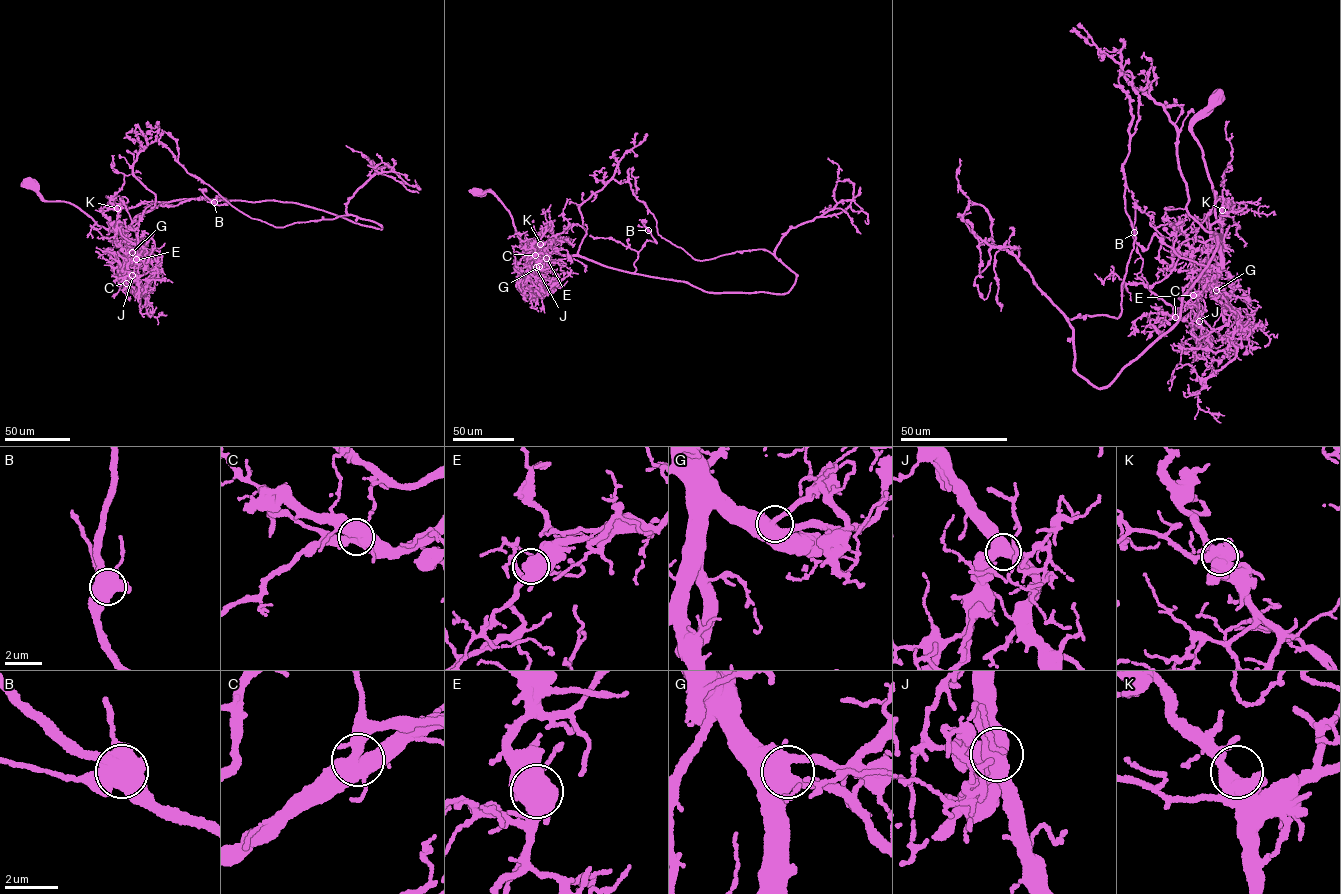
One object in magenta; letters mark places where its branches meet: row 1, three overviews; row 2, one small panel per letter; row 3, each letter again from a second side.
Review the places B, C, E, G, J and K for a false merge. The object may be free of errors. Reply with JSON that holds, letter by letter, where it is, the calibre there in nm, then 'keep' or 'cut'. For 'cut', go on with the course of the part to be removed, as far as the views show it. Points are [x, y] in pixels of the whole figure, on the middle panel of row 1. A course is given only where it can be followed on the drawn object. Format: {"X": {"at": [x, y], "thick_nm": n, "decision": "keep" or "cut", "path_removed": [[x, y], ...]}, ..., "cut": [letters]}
{"B": {"at": [648, 230], "thick_nm": 750, "decision": "keep"}, "C": {"at": [535, 255], "thick_nm": 480, "decision": "keep"}, "E": {"at": [546, 258], "thick_nm": 550, "decision": "keep"}, "G": {"at": [539, 266], "thick_nm": 600, "decision": "keep"}, "J": {"at": [536, 267], "thick_nm": 500, "decision": "keep"}, "K": {"at": [540, 244], "thick_nm": 440, "decision": "keep"}, "cut": []}

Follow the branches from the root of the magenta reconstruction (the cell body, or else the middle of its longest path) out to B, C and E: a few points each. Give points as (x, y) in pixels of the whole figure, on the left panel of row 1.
B: (27, 184), (42, 200), (69, 203), (117, 232), (164, 203), (216, 203), (217, 196), (228, 202), (214, 202)
C: (27, 184), (35, 187), (42, 200), (69, 203), (96, 224), (125, 234), (126, 253), (119, 272), (126, 283)
E: (27, 184), (35, 187), (42, 200), (69, 203), (96, 224), (125, 234), (126, 248), (136, 250), (136, 259)

